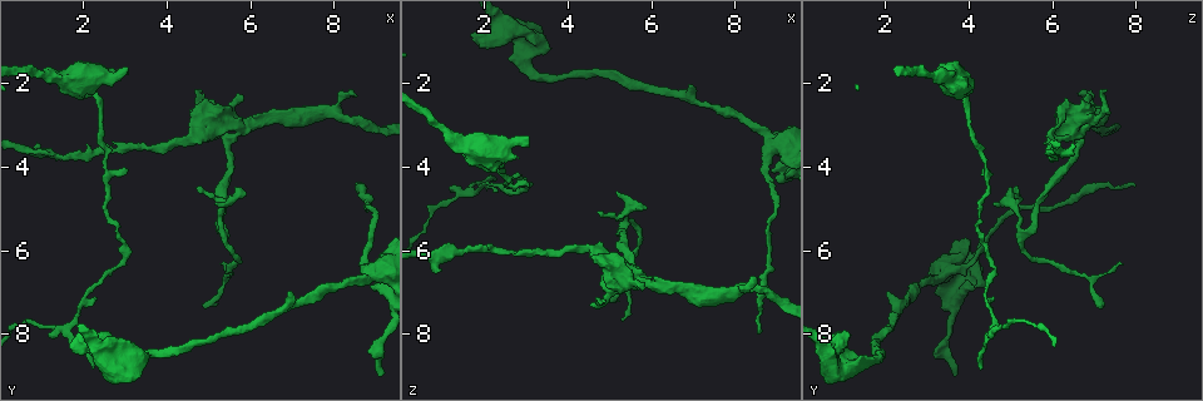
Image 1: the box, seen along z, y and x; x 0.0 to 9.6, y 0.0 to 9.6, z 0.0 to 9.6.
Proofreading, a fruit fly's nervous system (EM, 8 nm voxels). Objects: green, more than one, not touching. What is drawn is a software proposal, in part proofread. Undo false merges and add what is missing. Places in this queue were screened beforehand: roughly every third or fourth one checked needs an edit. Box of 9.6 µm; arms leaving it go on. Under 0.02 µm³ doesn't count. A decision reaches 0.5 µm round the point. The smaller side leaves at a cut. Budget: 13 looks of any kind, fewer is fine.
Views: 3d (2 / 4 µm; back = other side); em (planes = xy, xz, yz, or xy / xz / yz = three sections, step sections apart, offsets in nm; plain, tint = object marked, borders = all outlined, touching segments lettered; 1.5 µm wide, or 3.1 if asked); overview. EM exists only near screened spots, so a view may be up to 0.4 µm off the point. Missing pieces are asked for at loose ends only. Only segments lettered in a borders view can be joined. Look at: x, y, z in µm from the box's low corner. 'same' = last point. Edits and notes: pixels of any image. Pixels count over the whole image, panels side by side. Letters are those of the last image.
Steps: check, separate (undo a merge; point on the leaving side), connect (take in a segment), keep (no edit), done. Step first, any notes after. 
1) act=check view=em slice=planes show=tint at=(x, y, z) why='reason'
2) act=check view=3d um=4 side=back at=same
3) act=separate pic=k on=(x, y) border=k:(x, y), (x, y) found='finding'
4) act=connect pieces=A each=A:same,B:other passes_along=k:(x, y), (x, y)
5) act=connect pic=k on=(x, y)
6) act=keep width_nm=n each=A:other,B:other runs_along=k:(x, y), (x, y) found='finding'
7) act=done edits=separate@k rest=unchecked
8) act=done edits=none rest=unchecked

act=check view=3d um=2 at=(1.80, 8.15, 0.95) why='branch stops here'

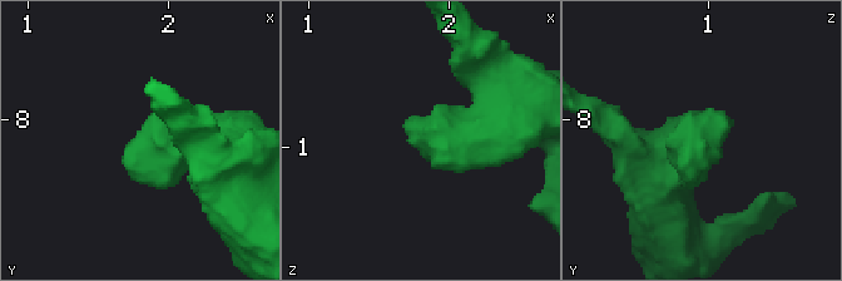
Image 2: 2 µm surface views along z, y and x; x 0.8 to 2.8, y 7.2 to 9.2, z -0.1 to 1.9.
act=check view=em slice=yz step=4 show=borders at=(1.74, 8.20, 0.98) why='now the EM'

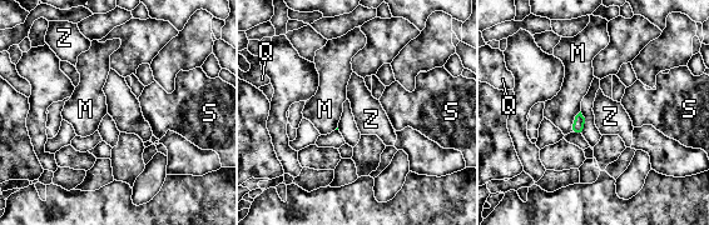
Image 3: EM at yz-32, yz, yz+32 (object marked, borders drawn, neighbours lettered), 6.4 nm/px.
act=check view=em slice=planes show=borders at=same

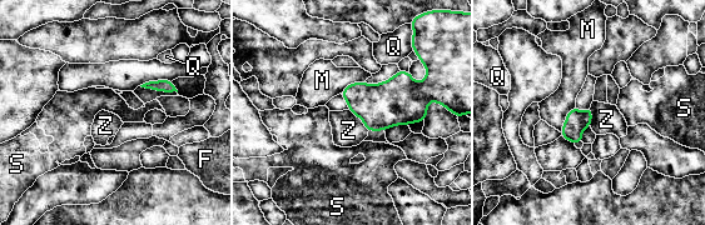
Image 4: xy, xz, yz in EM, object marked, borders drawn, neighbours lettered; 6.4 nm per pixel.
act=keep each=F:other,M:other,Q:other,S:other,Z:other border=4:(348, 109), (368, 130) found='no lettered segment goes on from it'

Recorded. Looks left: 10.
act=check view=em slice=xy step=8 show=tint at=(2.75, 3.60, 6.05) why='thin neck'

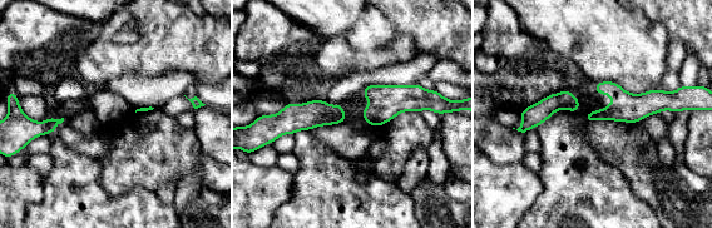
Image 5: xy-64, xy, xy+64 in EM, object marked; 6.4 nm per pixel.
act=check view=em slice=xz step=8 show=tint at=same why='another direction'

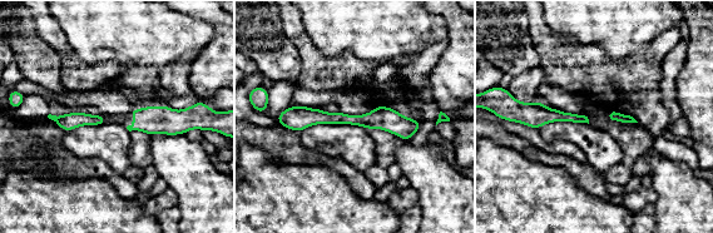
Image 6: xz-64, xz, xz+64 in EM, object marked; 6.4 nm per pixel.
act=check view=em slice=xz step=8 show=borders at=same why='see the neighbours'

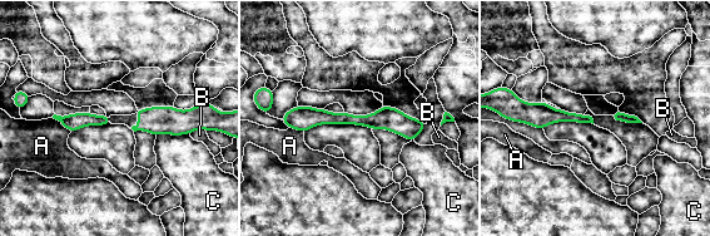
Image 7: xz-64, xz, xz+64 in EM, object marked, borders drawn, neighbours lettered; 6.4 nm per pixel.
act=keep longest_contact=C:220nm each=A:other,B:other,C:other runs_along=7:(286, 118), (393, 119), (421, 126) found='one neuron here'

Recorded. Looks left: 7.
act=check view=em slice=xy step=8 show=borders at=(2.80, 1.70, 3.75) why='branch stops here'

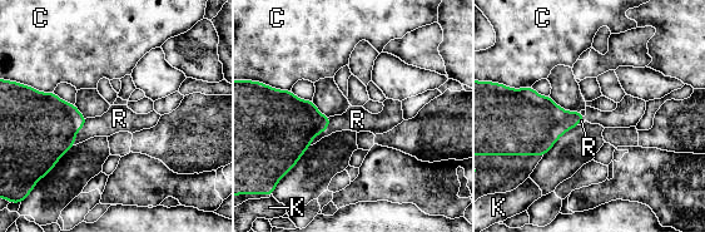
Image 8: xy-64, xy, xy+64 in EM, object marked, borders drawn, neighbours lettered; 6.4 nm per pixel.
act=check view=em slice=xz step=8 show=borders at=same why='cut it another way'

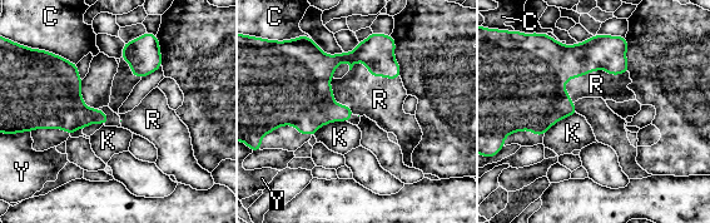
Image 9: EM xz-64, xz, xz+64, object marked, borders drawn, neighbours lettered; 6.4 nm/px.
act=connect pieces=R each=C:other,K:other,R:same,Y:other passes_along=9:(555, 63), (592, 70), (596, 84) found='the neuron continues'

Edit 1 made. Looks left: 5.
act=check view=overview

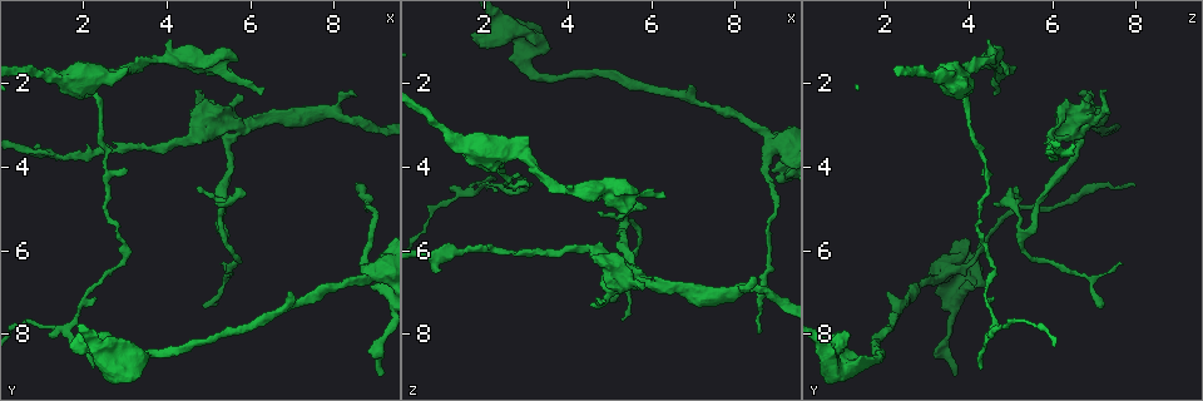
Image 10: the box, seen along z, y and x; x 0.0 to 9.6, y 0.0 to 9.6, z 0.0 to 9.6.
act=check view=em slice=xy step=8 show=borders at=(8.50, 2.35, 6.70) why='an open end'

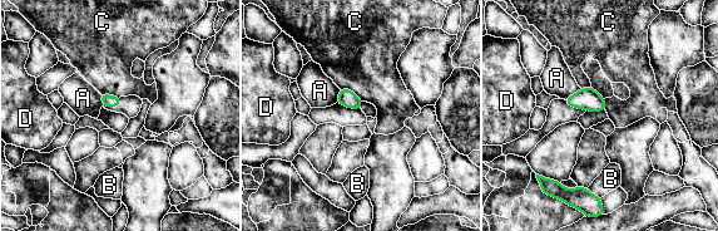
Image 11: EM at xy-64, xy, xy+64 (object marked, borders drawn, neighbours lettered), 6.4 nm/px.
act=keep longest_contact=C:180nm each=A:other,B:other,C:other,D:other found='none of them fits'

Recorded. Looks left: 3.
act=check view=em slice=planes show=plain at=(8.60, 4.45, 7.95) why='thin end'

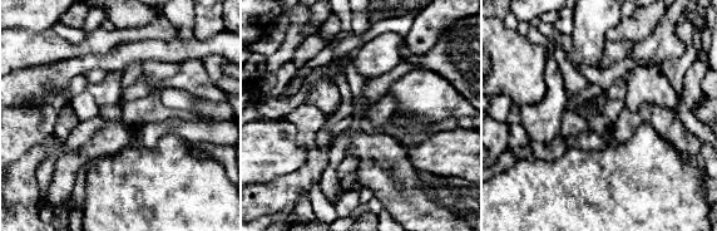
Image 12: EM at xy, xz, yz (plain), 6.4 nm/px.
act=check view=em slice=planes show=tint at=same why='where the object lies'

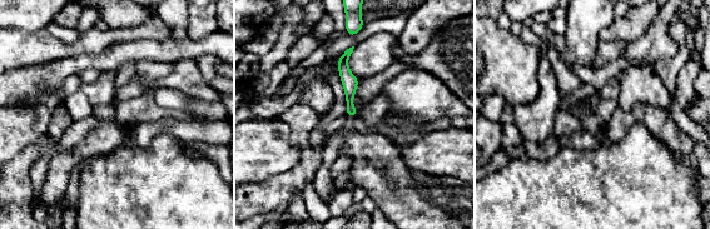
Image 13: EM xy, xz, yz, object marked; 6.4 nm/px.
act=check view=em slice=planes show=borders at=same

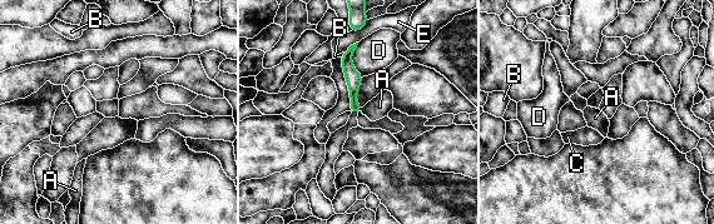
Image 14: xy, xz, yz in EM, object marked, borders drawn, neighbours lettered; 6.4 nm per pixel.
act=keep width_nm=80 each=A:other,B:other,C:other,D:other,E:other found='no lettered segment goes on from it'

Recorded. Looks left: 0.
act=done edits=connect@9 rest=unchecked

